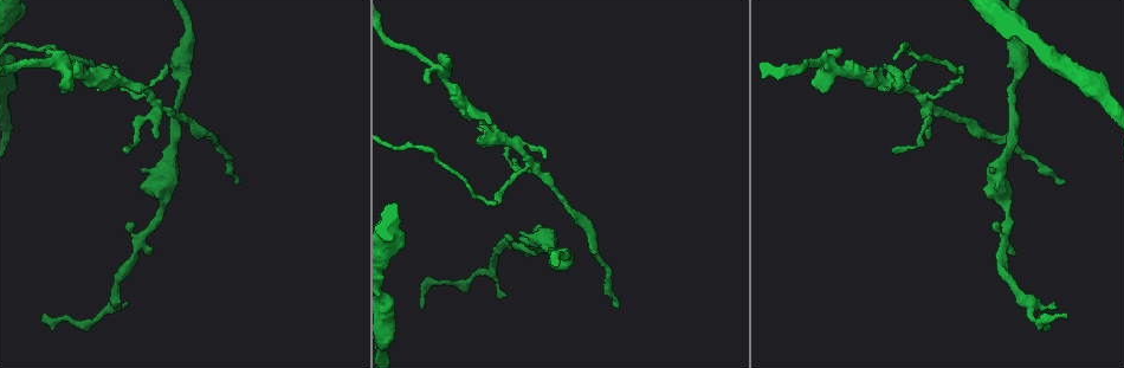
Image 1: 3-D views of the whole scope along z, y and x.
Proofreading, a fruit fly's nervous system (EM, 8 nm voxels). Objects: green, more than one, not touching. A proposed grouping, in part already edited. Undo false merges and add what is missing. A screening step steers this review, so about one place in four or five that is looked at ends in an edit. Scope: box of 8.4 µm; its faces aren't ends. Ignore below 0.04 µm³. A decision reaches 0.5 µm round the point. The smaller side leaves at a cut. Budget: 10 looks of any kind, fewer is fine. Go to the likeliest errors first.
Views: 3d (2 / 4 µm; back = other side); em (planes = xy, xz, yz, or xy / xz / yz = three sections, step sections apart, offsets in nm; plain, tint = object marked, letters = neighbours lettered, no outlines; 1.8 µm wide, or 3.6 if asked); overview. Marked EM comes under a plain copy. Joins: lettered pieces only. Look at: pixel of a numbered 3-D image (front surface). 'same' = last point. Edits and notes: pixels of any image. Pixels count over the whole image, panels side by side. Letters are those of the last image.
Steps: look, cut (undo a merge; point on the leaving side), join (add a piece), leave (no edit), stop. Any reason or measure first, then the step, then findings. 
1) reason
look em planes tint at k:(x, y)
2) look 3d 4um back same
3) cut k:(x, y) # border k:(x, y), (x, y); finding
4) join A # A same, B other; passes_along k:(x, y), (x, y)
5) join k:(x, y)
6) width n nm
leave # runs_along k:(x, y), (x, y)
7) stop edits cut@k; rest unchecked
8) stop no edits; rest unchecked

tapers out
look em 3.6um planes letters at 1:(423, 306)

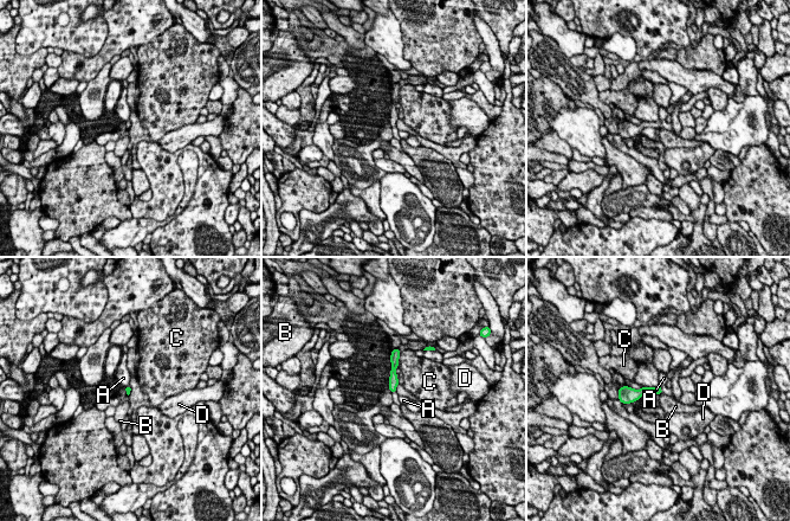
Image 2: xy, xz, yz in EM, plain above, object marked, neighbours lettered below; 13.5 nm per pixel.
leave # A other, B other, C other, D other; border 2:(643, 385), (659, 386); no lettered piece goes on from it

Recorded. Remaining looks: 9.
thin end
look 3d 4um back at 1:(239, 184)

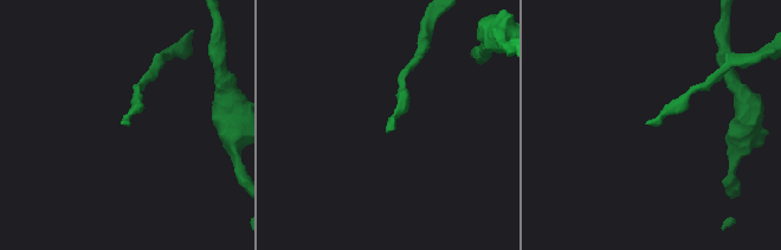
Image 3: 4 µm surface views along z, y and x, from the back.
now the EM
look em yz step 8 letters at 3:(647, 121)

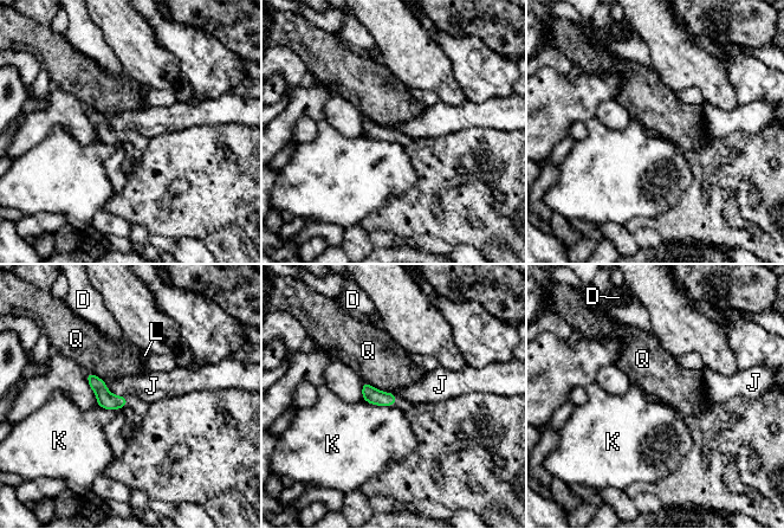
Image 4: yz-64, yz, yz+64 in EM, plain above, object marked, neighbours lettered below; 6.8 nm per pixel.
look em planes letters same

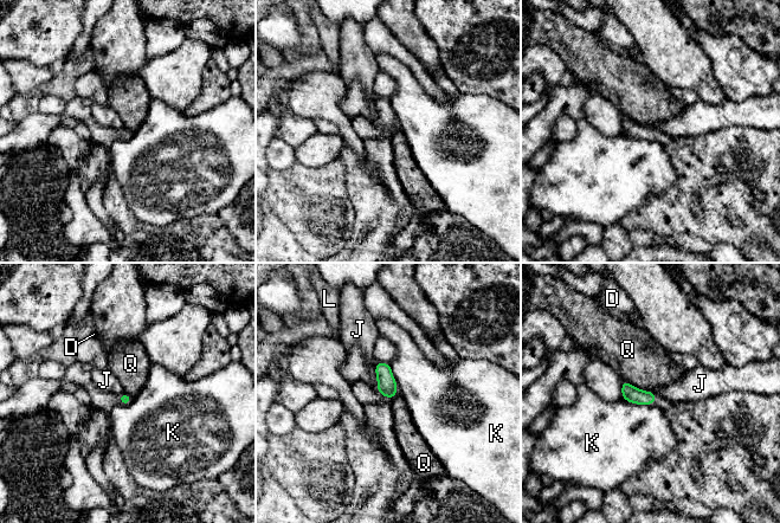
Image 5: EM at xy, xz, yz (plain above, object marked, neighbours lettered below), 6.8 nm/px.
width 80 nm
leave # D other, J other, K other, L other, Q other; border 5:(375, 362), (376, 391); none of them fits

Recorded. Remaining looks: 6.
free end
look 3d 4um back at 1:(438, 53)

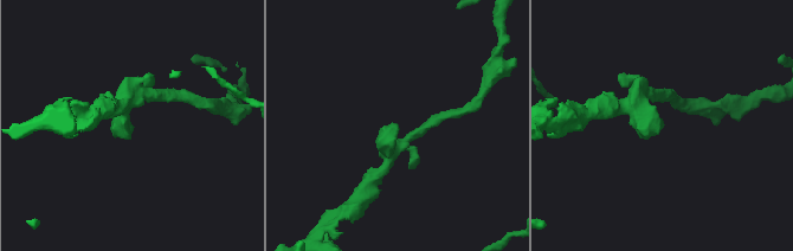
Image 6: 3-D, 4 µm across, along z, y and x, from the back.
now the EM
look em 3.6um xy step 16 tint at 6:(132, 127)

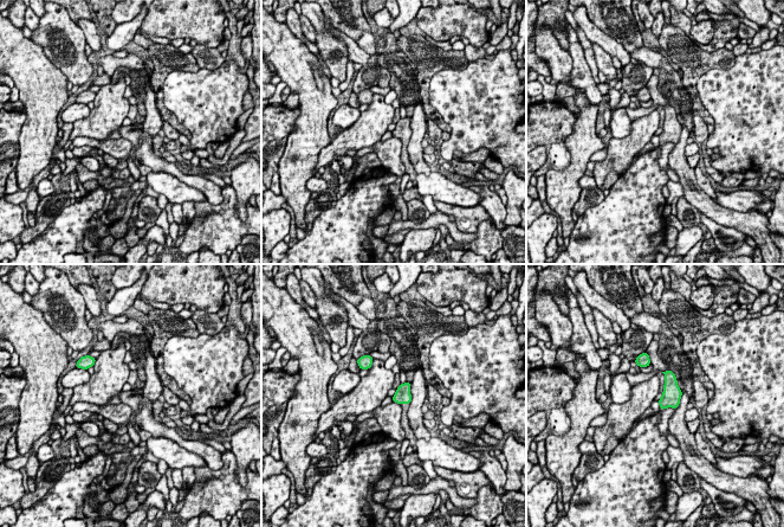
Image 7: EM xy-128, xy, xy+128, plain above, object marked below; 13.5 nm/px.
look em 3.6um planes letters same

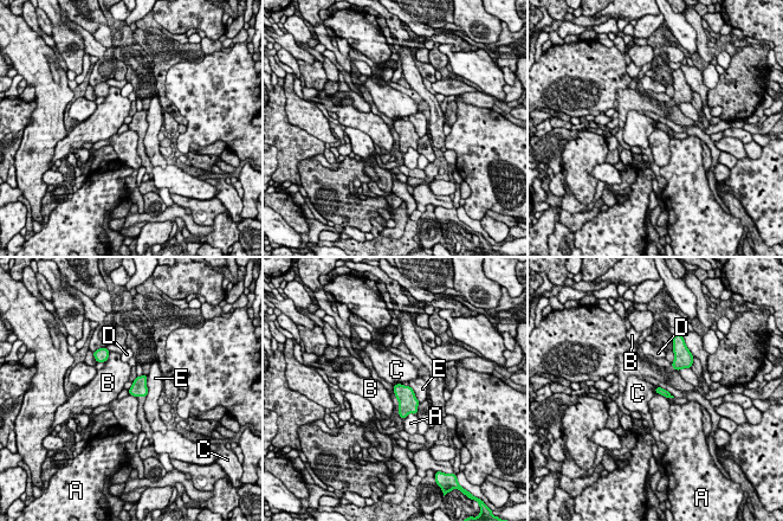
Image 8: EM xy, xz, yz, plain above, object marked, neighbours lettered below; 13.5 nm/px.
leave # A other, B other, C other, D other, E other; border 8:(400, 383), (394, 385); none of them fits

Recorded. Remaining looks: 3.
calibre changes
look 3d 4um at 1:(568, 253)

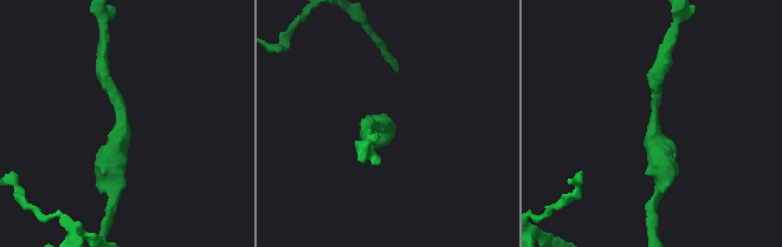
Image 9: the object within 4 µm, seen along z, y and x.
arm_widths 180, 260 nm; now the EM
look em 3.6um planes letters at 9:(655, 135)

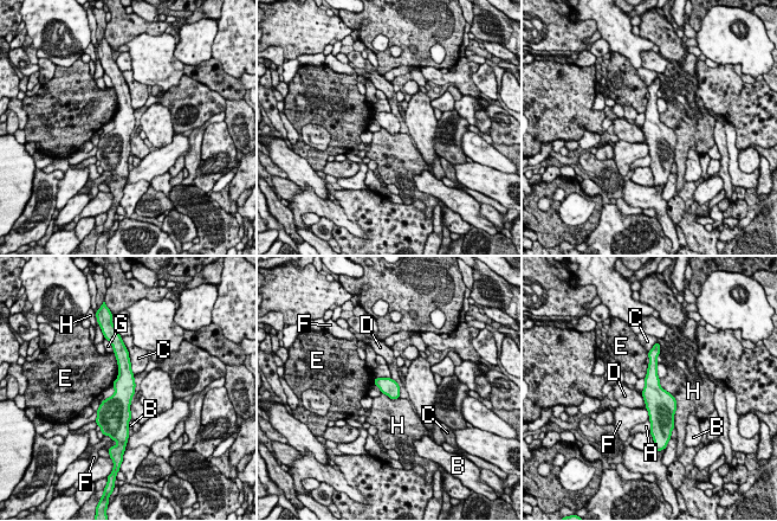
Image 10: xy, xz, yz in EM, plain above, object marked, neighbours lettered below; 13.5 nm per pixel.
leave # A other, B other, C other, D other, E other, F other, G other, H other; border 10:(659, 380), (675, 400), (674, 424); one neuron here

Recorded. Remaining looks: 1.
stop no edits; rest unchecked

